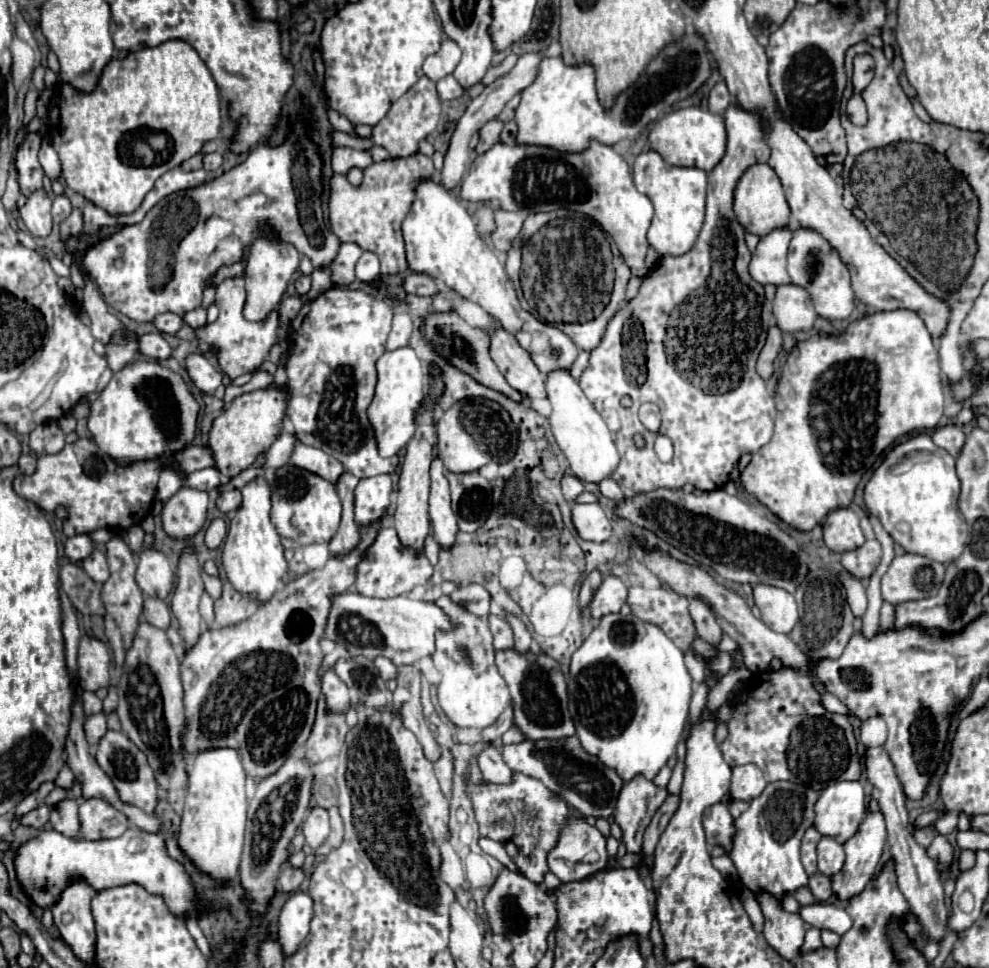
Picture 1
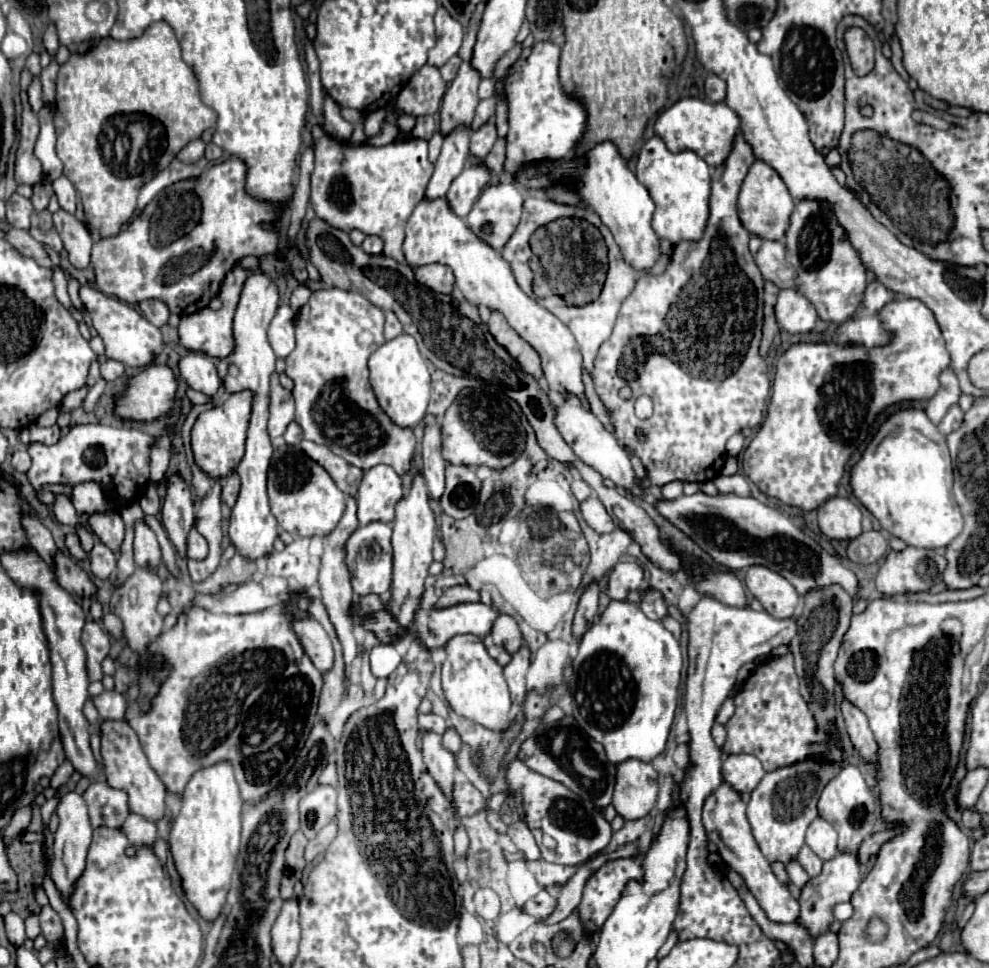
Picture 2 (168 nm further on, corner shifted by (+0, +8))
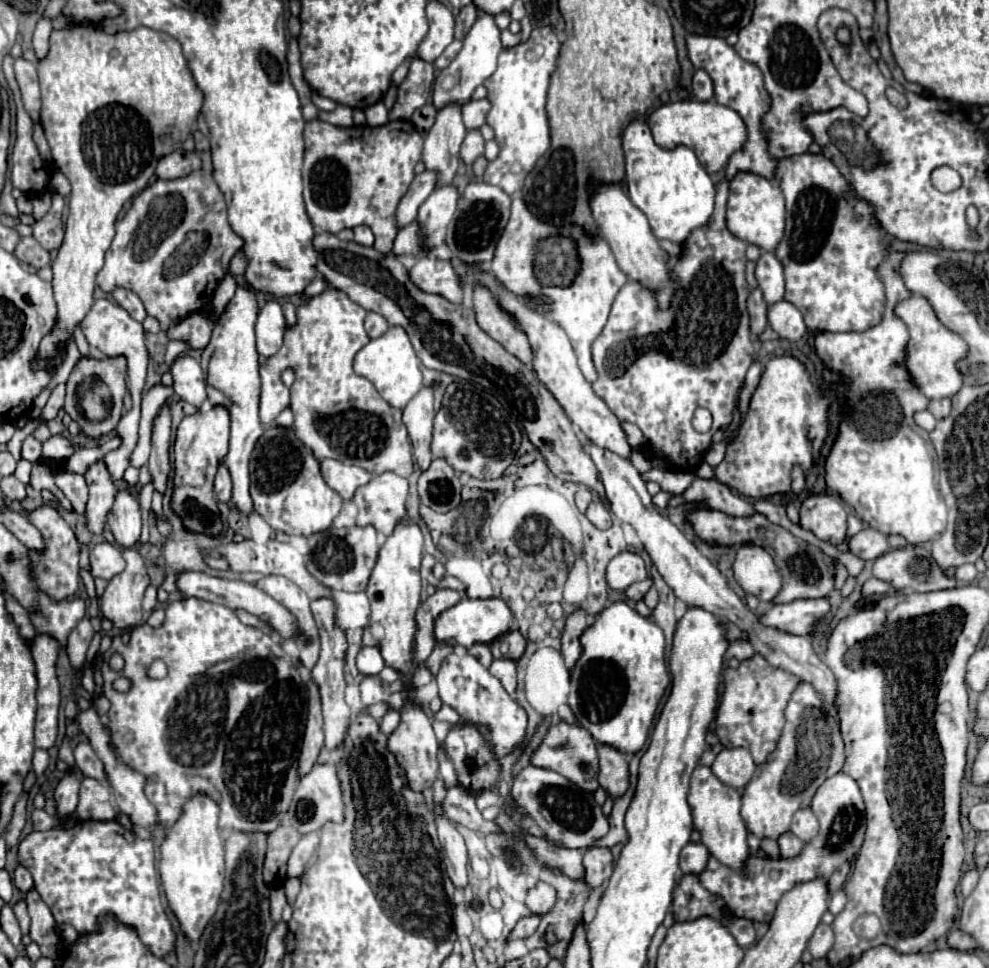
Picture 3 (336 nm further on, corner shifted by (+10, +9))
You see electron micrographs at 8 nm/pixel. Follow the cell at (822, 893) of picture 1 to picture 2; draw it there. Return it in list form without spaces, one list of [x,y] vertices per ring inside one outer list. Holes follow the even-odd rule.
[[[803,845],[803,849],[799,851],[797,861],[799,861],[801,867],[807,871],[809,877],[815,877],[815,875],[821,873],[821,865],[823,865],[823,861],[821,861],[821,859],[819,859],[807,845]]]

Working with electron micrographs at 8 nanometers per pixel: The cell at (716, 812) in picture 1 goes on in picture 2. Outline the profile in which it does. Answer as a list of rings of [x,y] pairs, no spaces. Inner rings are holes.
[[[723,781],[723,785],[719,785],[719,789],[715,789],[715,793],[711,793],[711,797],[707,797],[707,801],[703,805],[705,835],[709,841],[713,841],[717,845],[717,853],[729,865],[729,869],[737,871],[743,877],[745,885],[755,895],[761,909],[765,909],[769,919],[779,921],[779,923],[793,923],[799,917],[799,903],[791,897],[791,893],[773,875],[769,861],[763,857],[763,853],[751,833],[751,825],[745,817],[745,807],[747,805],[743,803],[741,795],[735,789],[731,789],[731,785],[727,785],[727,781]]]

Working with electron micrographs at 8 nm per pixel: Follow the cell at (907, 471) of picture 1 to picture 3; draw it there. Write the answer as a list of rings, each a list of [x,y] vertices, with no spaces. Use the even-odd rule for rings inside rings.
[[[893,252],[877,268],[881,282],[885,284],[885,298],[887,298],[887,308],[883,312],[881,322],[865,332],[819,332],[815,338],[815,348],[819,358],[833,370],[833,372],[825,370],[825,378],[829,382],[839,382],[843,376],[849,378],[847,412],[839,428],[839,438],[825,462],[827,486],[833,492],[837,492],[849,506],[853,506],[857,516],[861,516],[861,520],[867,522],[871,528],[883,534],[899,534],[907,540],[907,544],[917,546],[917,544],[933,542],[945,532],[947,506],[935,482],[931,446],[925,438],[925,432],[913,424],[913,414],[917,410],[923,410],[923,402],[927,404],[927,398],[921,396],[921,392],[905,372],[903,360],[905,360],[905,344],[909,340],[909,332],[905,324],[893,314],[895,304],[899,300],[909,298],[911,294],[897,272],[901,256],[903,252]]]

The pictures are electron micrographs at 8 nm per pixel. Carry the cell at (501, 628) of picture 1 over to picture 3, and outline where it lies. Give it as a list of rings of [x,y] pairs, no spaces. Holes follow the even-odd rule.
[[[509,630],[501,636],[497,636],[489,648],[493,652],[493,658],[509,658],[509,660],[519,660],[519,656],[525,650],[527,640],[521,636],[519,630]]]

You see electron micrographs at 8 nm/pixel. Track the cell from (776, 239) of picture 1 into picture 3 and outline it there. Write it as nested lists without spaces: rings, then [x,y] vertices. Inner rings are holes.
[[[761,252],[755,264],[757,264],[755,278],[759,282],[759,288],[763,290],[763,298],[767,304],[775,304],[785,294],[783,264],[777,260],[773,252]]]

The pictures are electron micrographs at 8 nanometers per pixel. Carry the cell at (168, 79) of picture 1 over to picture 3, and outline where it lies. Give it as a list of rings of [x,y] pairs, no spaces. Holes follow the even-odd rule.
[[[73,26],[53,30],[49,44],[47,58],[37,62],[41,84],[41,126],[57,170],[71,182],[71,212],[65,226],[63,246],[51,264],[59,320],[53,332],[41,342],[39,352],[43,356],[53,356],[59,342],[69,342],[73,338],[73,328],[83,320],[93,304],[93,290],[97,286],[95,276],[103,268],[103,256],[113,242],[115,222],[123,204],[151,182],[155,166],[163,156],[181,148],[203,106],[201,90],[189,76],[181,44],[165,32],[137,26],[129,32],[105,34],[95,26]]]

